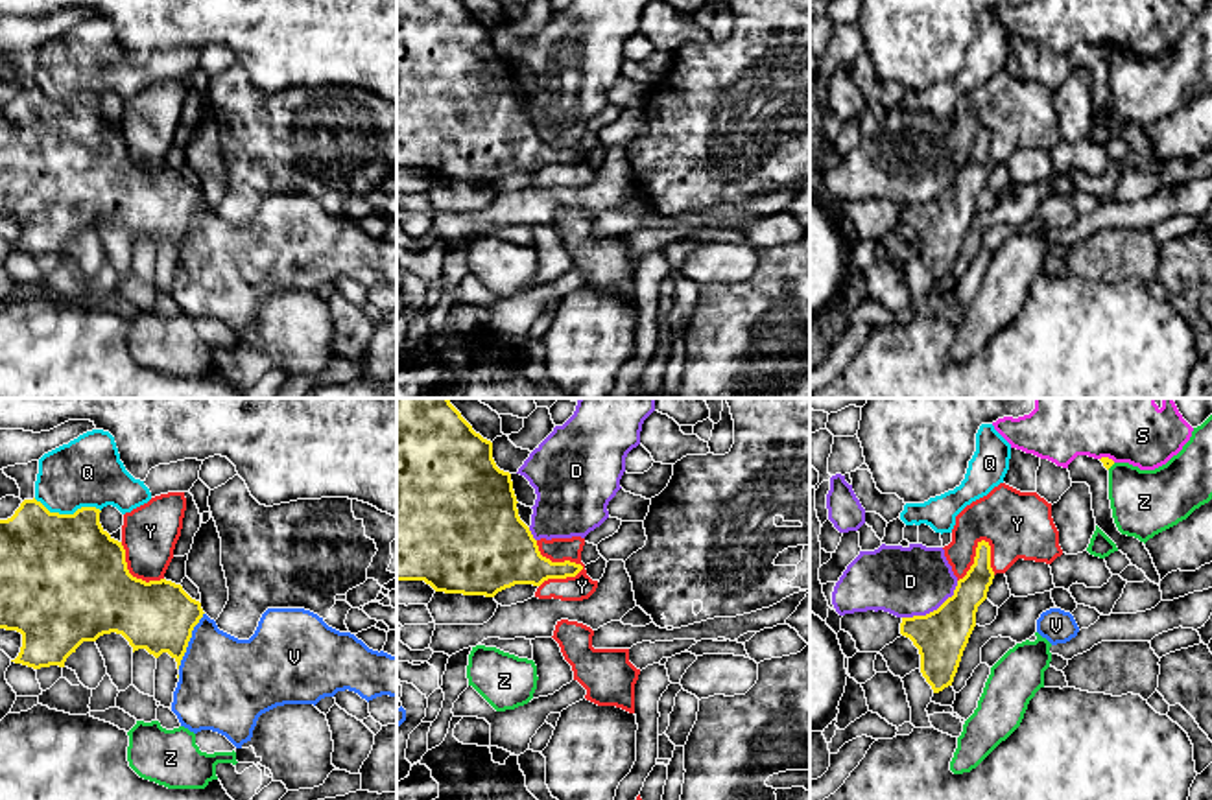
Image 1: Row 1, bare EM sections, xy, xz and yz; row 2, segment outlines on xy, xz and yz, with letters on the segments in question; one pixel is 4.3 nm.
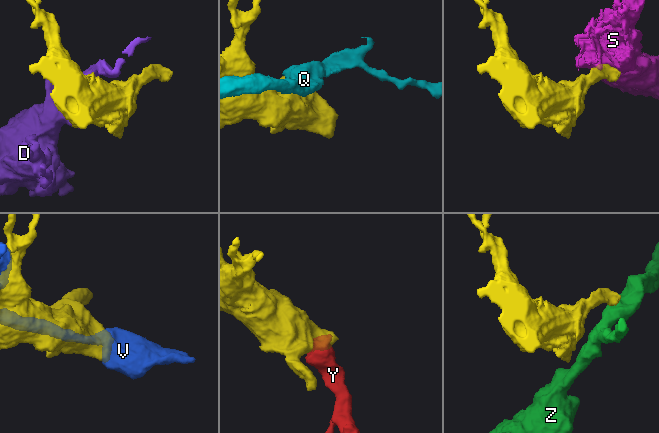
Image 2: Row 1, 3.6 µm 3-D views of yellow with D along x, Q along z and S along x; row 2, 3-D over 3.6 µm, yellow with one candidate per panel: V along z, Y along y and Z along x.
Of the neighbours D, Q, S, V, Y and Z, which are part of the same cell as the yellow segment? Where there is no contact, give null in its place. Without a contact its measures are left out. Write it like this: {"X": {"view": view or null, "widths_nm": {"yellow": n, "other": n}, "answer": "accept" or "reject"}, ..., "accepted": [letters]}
{"D": {"view": "yz", "widths_nm": {"yellow": 220, "other": 300}, "answer": "reject"}, "Q": {"view": "xy", "widths_nm": {"yellow": 500, "other": 300}, "answer": "reject"}, "S": {"view": "yz", "widths_nm": {"yellow": 50, "other": 480}, "answer": "reject"}, "V": {"view": "xy", "widths_nm": {"yellow": 320, "other": 400}, "answer": "reject"}, "Y": {"view": "xz", "widths_nm": {"yellow": 320, "other": 110}, "answer": "reject"}, "Z": {"view": "yz", "widths_nm": {"yellow": 50, "other": 280}, "answer": "reject"}, "accepted": []}

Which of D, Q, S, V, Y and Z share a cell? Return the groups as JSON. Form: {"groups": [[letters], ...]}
{"groups": [["D", "Y"], ["Q"], ["S"], ["V"], ["Z"]]}

